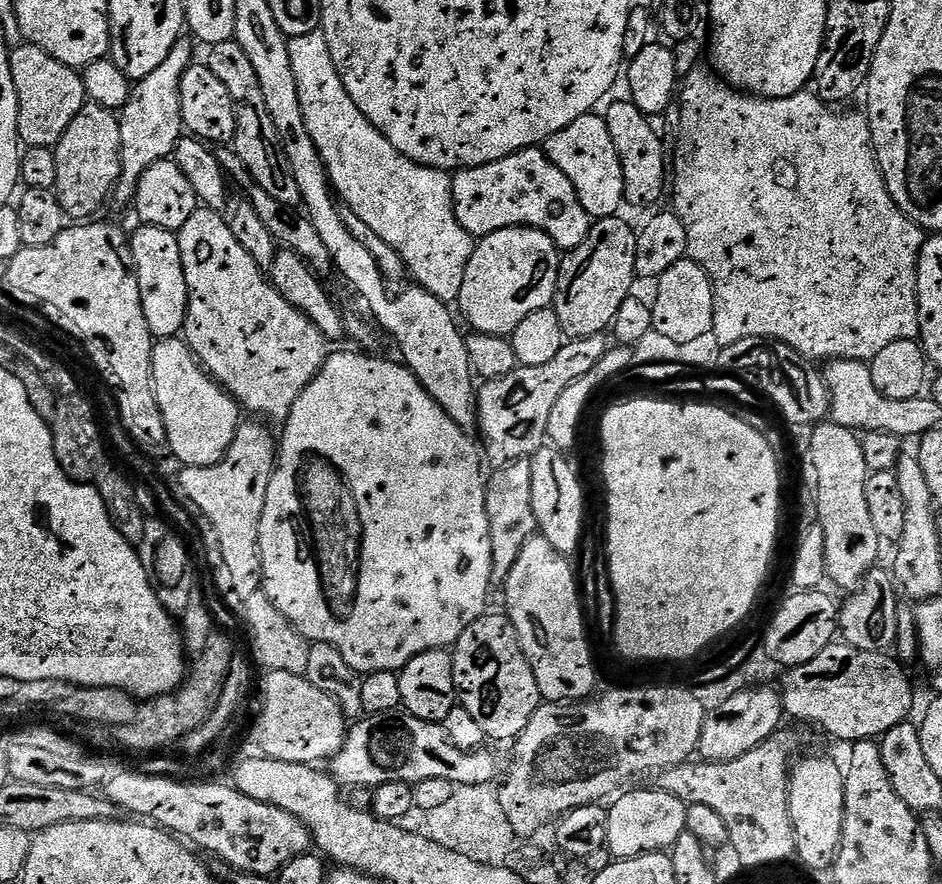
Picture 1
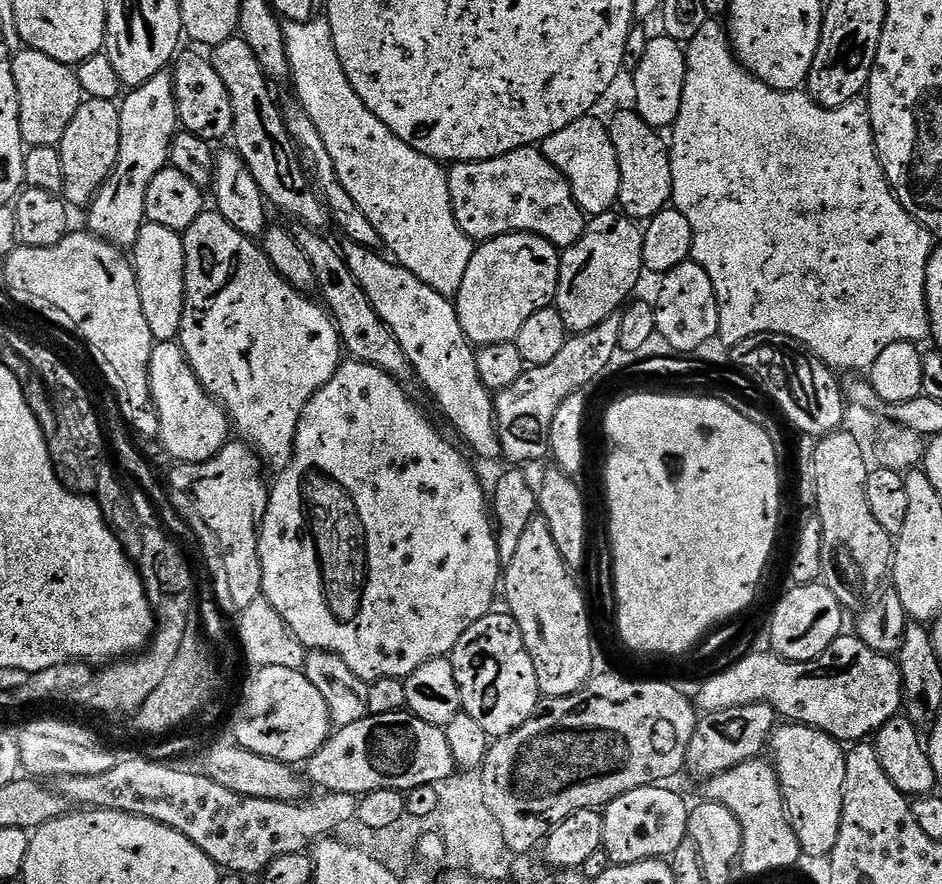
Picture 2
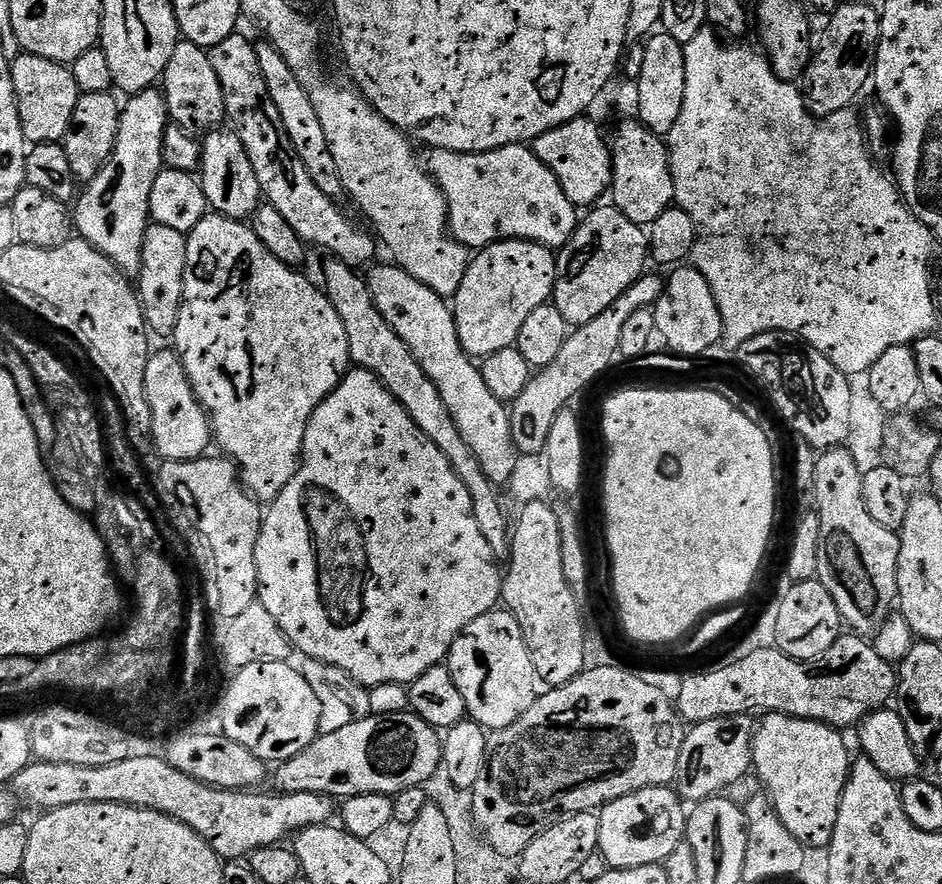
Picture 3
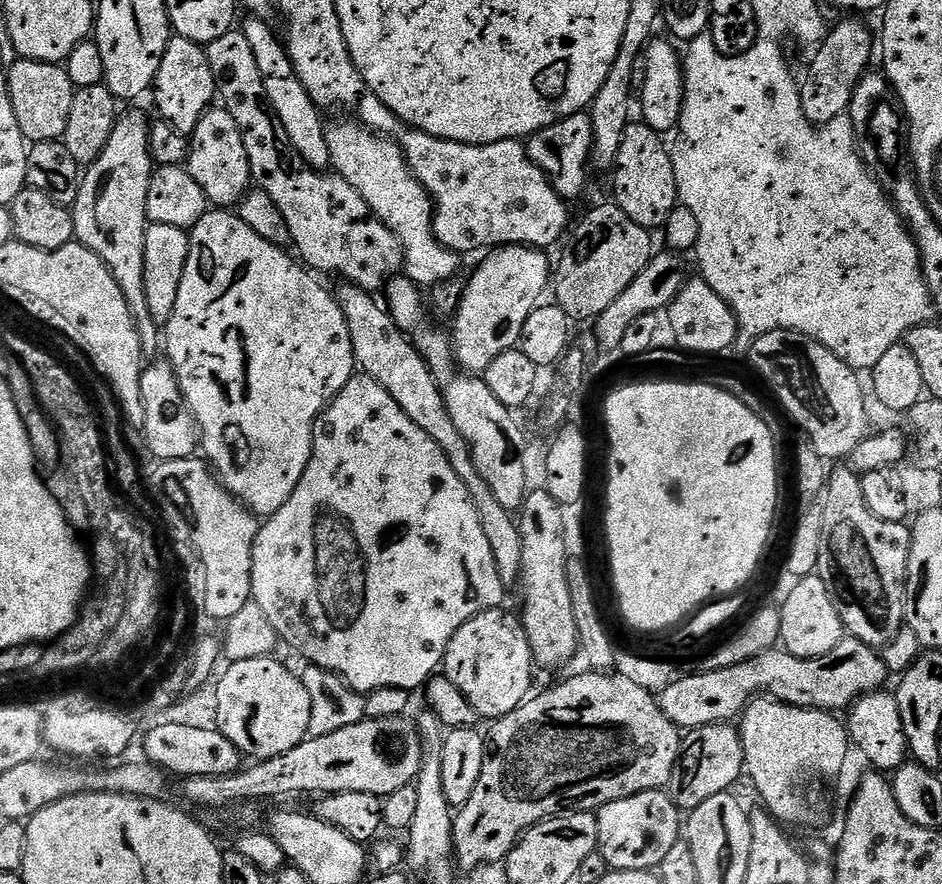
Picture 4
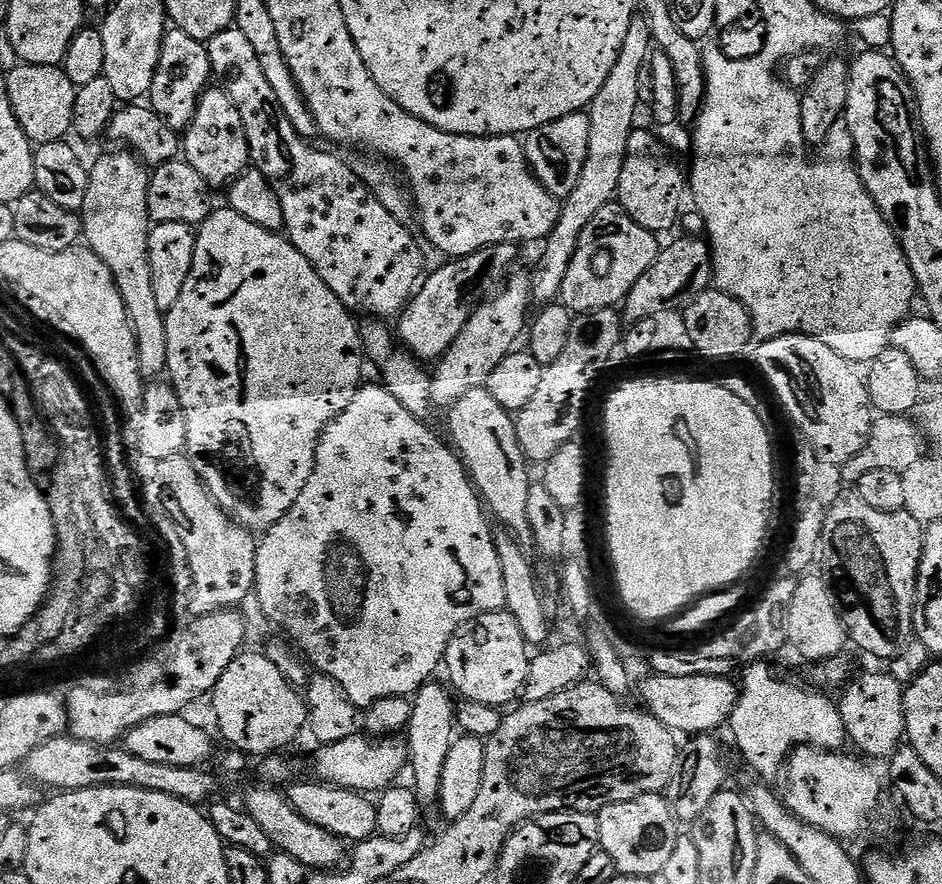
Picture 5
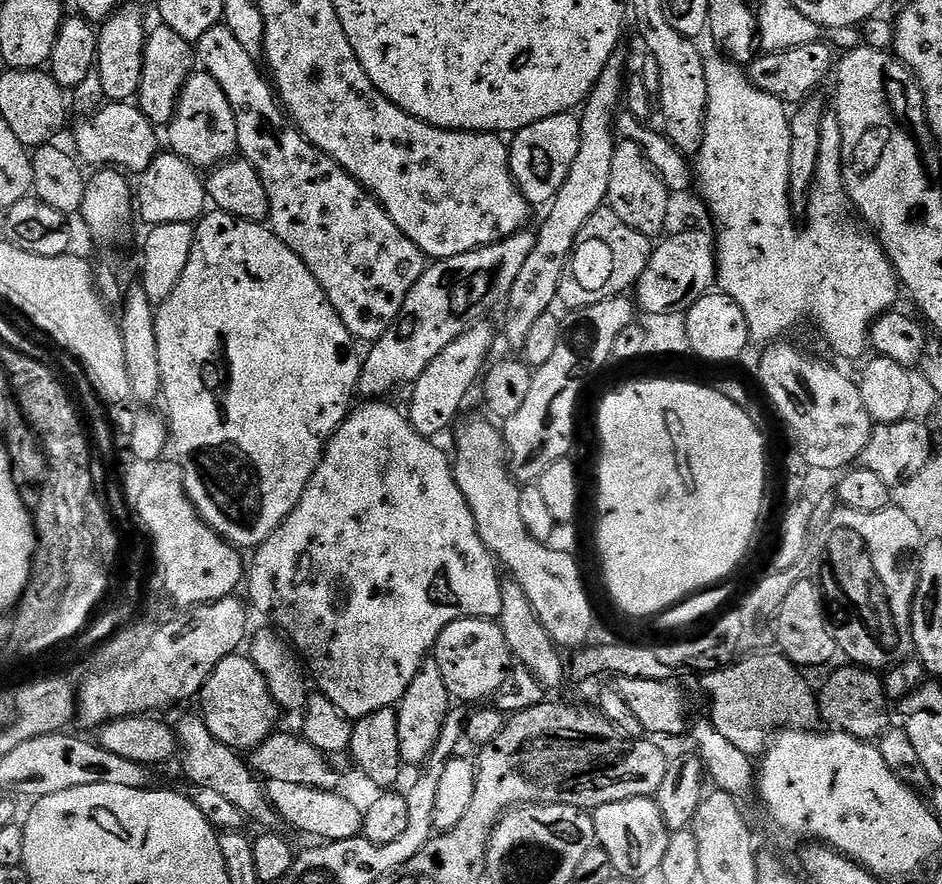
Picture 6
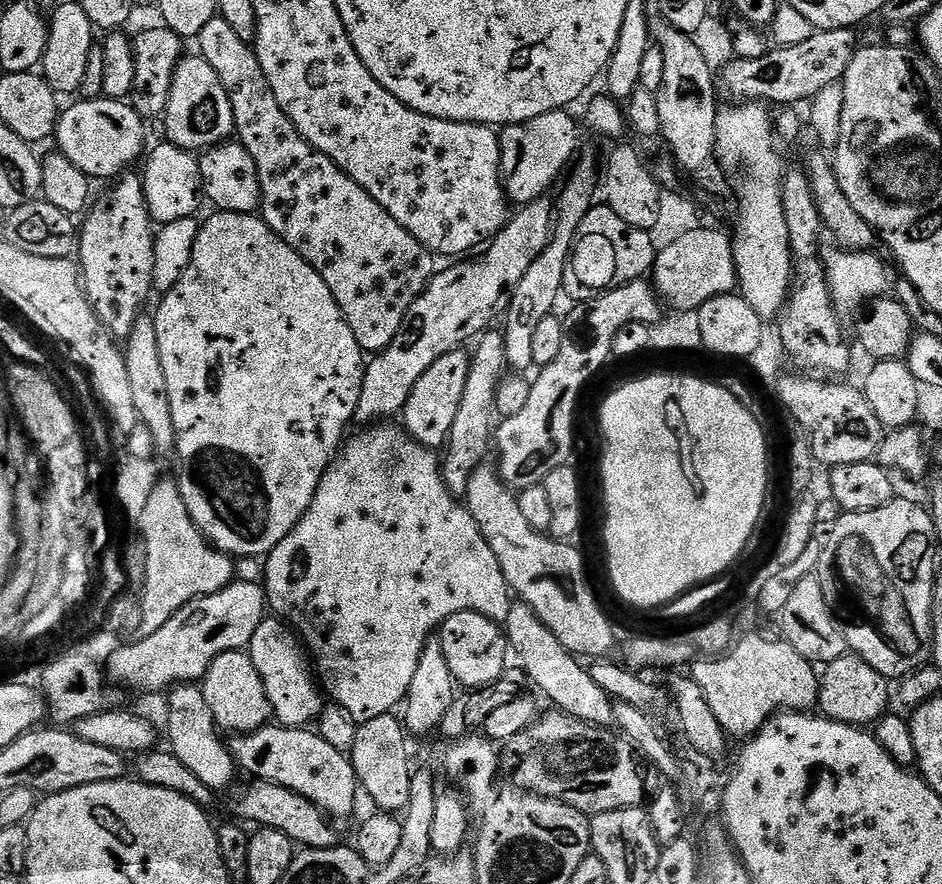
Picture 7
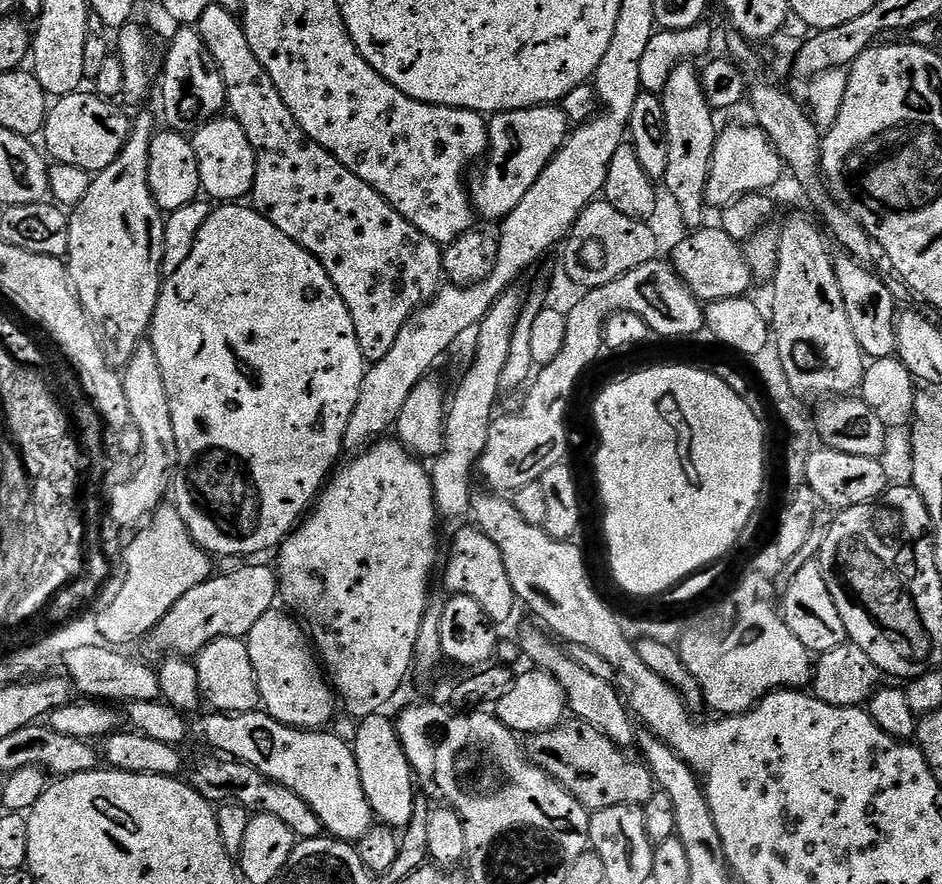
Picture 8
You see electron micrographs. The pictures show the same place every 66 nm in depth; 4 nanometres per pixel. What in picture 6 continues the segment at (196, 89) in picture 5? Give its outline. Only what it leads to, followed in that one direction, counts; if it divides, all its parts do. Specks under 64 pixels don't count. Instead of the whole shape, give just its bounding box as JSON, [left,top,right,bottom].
[138,26,198,126]

